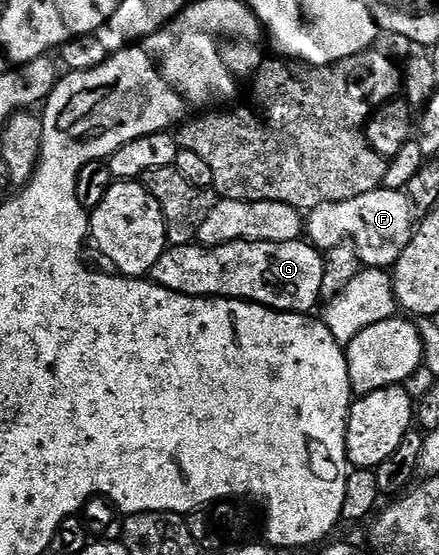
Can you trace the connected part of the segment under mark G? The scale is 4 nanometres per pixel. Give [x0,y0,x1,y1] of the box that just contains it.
[150,239,324,312]

